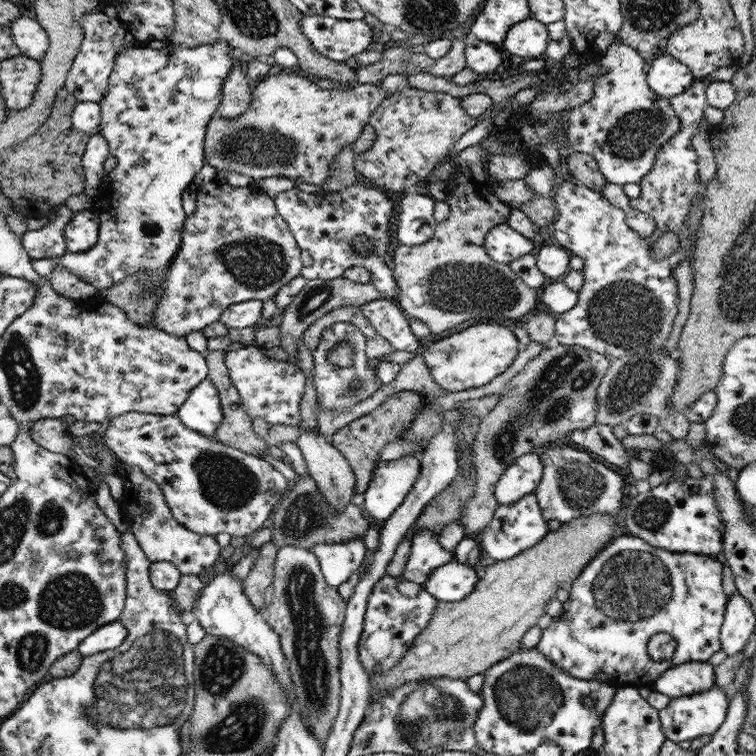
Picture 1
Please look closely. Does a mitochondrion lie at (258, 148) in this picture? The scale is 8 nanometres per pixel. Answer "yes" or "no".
yes

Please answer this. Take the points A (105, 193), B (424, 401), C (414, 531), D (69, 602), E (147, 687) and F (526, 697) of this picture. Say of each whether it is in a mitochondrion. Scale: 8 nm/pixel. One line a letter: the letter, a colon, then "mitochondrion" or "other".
A: other
B: other
C: other
D: mitochondrion
E: mitochondrion
F: mitochondrion

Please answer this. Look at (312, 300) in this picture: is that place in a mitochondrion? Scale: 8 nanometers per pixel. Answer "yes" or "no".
yes

